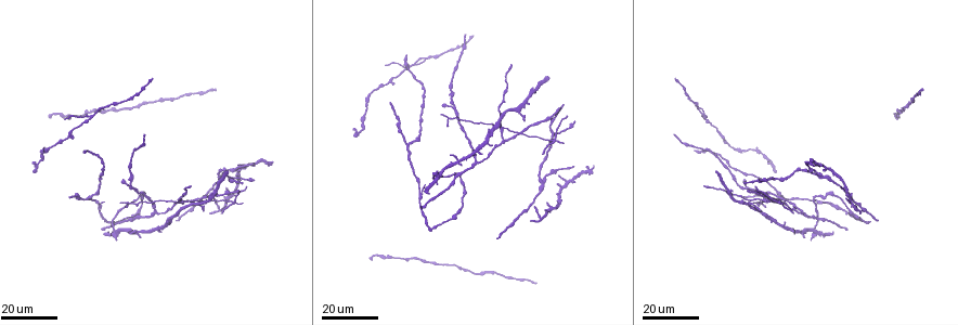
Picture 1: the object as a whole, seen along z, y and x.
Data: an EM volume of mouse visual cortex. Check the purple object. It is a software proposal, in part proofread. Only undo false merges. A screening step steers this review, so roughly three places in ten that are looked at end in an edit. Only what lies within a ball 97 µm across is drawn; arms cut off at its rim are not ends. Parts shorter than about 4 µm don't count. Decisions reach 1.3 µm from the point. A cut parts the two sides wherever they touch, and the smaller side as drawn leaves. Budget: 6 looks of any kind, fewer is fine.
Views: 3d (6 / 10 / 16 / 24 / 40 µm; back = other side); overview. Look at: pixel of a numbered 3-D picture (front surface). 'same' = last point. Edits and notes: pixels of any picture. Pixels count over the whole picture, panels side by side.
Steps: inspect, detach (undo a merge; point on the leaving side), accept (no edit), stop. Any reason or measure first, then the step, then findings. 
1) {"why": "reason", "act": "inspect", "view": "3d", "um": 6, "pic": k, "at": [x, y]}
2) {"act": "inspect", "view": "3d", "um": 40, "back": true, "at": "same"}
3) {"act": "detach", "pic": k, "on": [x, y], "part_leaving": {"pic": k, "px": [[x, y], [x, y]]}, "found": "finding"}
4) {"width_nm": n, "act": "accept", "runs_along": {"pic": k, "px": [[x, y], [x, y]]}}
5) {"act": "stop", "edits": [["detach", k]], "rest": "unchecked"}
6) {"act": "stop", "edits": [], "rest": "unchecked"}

{"why": "two arms in line, one across", "act": "inspect", "view": "3d", "um": 24, "pic": 1, "at": [502, 140]}

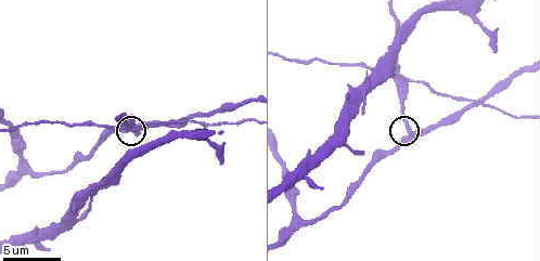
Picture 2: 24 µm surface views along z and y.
{"act": "inspect", "view": "3d", "um": 10, "pic": 2, "at": [416, 133]}

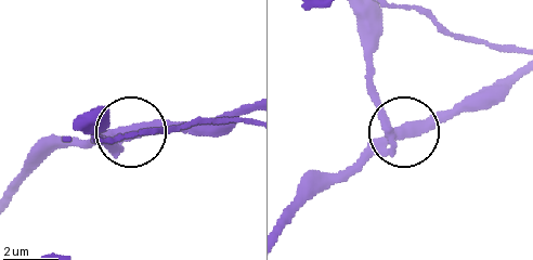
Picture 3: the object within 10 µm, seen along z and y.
{"side_arm_um": 78, "act": "detach", "pic": 3, "on": [105, 147], "part_leaving": {"pic": 3, "px": [[393, 153], [373, 78], [366, 15]]}, "found": "two neurons meet here"}

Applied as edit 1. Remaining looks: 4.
{"why": "a fork", "act": "inspect", "view": "3d", "um": 24, "pic": 1, "at": [235, 168]}

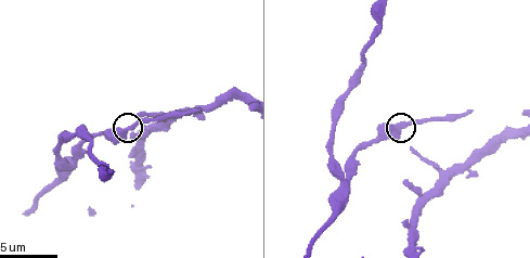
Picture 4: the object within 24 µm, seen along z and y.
{"act": "inspect", "view": "3d", "um": 6, "pic": 4, "at": [131, 127]}

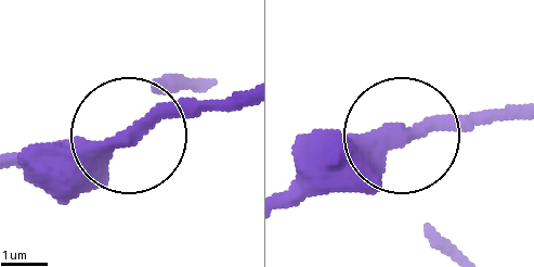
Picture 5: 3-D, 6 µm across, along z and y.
{"width_nm": 280, "act": "accept", "runs_along": {"pic": 5, "px": [[15, 170], [98, 166], [167, 116], [233, 92]]}, "found": "one neuron here"}

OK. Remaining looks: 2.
{"act": "stop", "edits": [["detach", 3]], "rest": "unchecked"}

